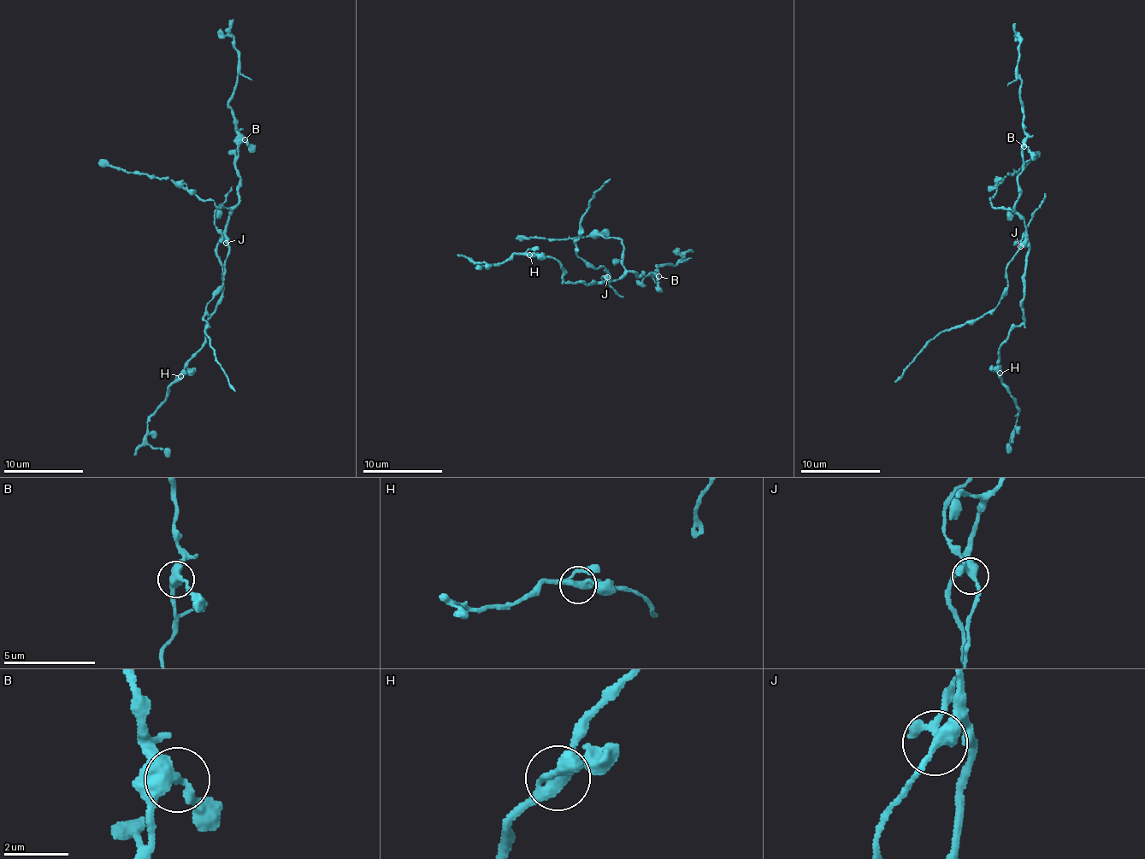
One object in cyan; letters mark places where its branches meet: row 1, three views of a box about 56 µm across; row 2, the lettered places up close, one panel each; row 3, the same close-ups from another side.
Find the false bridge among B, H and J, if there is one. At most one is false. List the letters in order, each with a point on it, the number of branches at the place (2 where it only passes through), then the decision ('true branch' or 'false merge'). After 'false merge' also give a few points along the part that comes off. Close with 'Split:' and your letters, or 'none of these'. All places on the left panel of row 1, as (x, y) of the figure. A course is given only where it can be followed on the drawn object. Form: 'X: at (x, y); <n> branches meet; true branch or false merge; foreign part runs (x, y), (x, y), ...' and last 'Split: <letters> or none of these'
B: at (244, 139); 4 branches meet; true branch
H: at (180, 376); 4 branches meet; true branch
J: at (226, 243); 4 branches meet; false merge; foreign part runs (226, 243), (229, 251), (224, 286), (209, 303), (203, 316), (207, 326), (204, 326), (207, 337), (236, 391)
Split: J

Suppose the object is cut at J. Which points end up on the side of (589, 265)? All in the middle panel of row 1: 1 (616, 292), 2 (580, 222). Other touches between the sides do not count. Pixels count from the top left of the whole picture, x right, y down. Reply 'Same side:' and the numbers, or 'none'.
Same side: 1, 2

